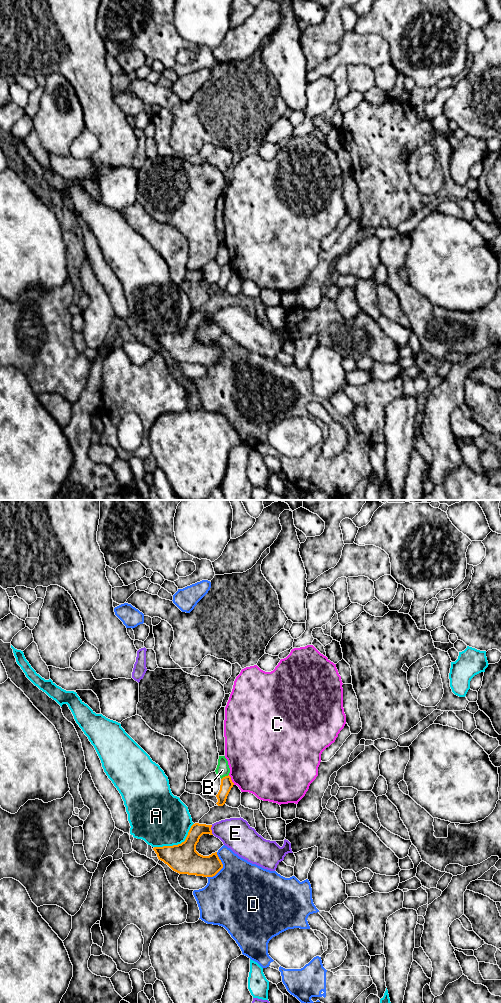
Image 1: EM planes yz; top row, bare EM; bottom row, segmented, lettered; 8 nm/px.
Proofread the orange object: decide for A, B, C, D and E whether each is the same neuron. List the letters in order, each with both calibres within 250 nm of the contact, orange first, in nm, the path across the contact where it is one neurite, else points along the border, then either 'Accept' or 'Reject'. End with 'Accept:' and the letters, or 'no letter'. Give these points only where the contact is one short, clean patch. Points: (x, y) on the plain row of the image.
A: Thickness 240 nm (orange) against 440 nm. Reject
B: Thickness 100 nm (orange) against 110 nm. Boundary: yz (228, 262), (221, 267). Reject
C: Thickness 100 nm (orange) against 460 nm. Reject
D: Thickness 190 nm (orange) against 480 nm. Reject
E: Thickness 140 nm (orange) against 260 nm. Reject
Accept: no letter

